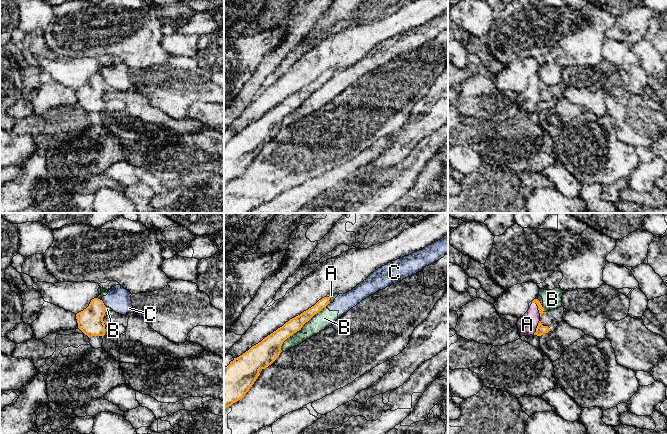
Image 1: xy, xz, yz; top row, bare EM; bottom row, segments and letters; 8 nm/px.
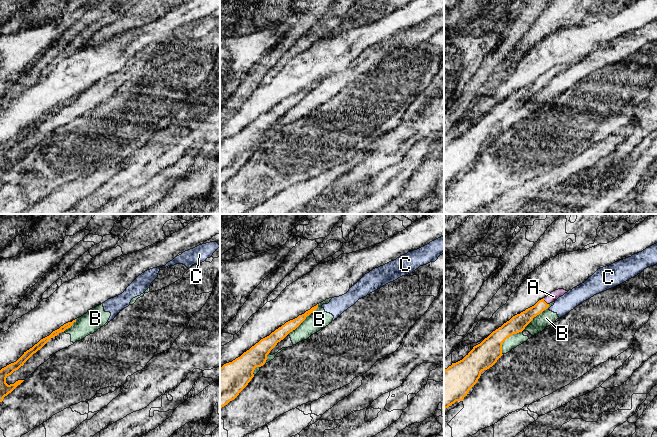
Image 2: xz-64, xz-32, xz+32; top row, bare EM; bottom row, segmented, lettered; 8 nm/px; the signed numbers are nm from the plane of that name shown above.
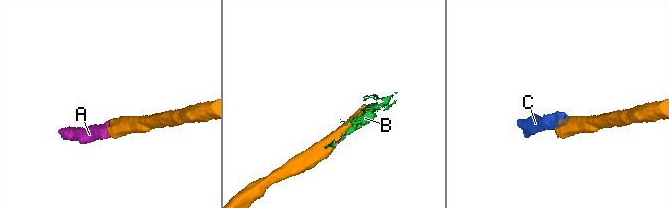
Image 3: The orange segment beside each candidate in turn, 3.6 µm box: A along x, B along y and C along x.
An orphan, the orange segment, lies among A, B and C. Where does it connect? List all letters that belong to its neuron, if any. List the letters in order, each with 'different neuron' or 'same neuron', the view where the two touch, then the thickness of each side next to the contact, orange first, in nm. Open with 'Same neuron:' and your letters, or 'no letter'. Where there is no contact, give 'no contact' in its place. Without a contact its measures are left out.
Same neuron: A
A: same neuron; contact in yz; calibres 50 and 160 nm
B: different neuron; contact in xz; calibres 150 and 140 nm
C: different neuron; contact in xy; calibres 200 and 190 nm

